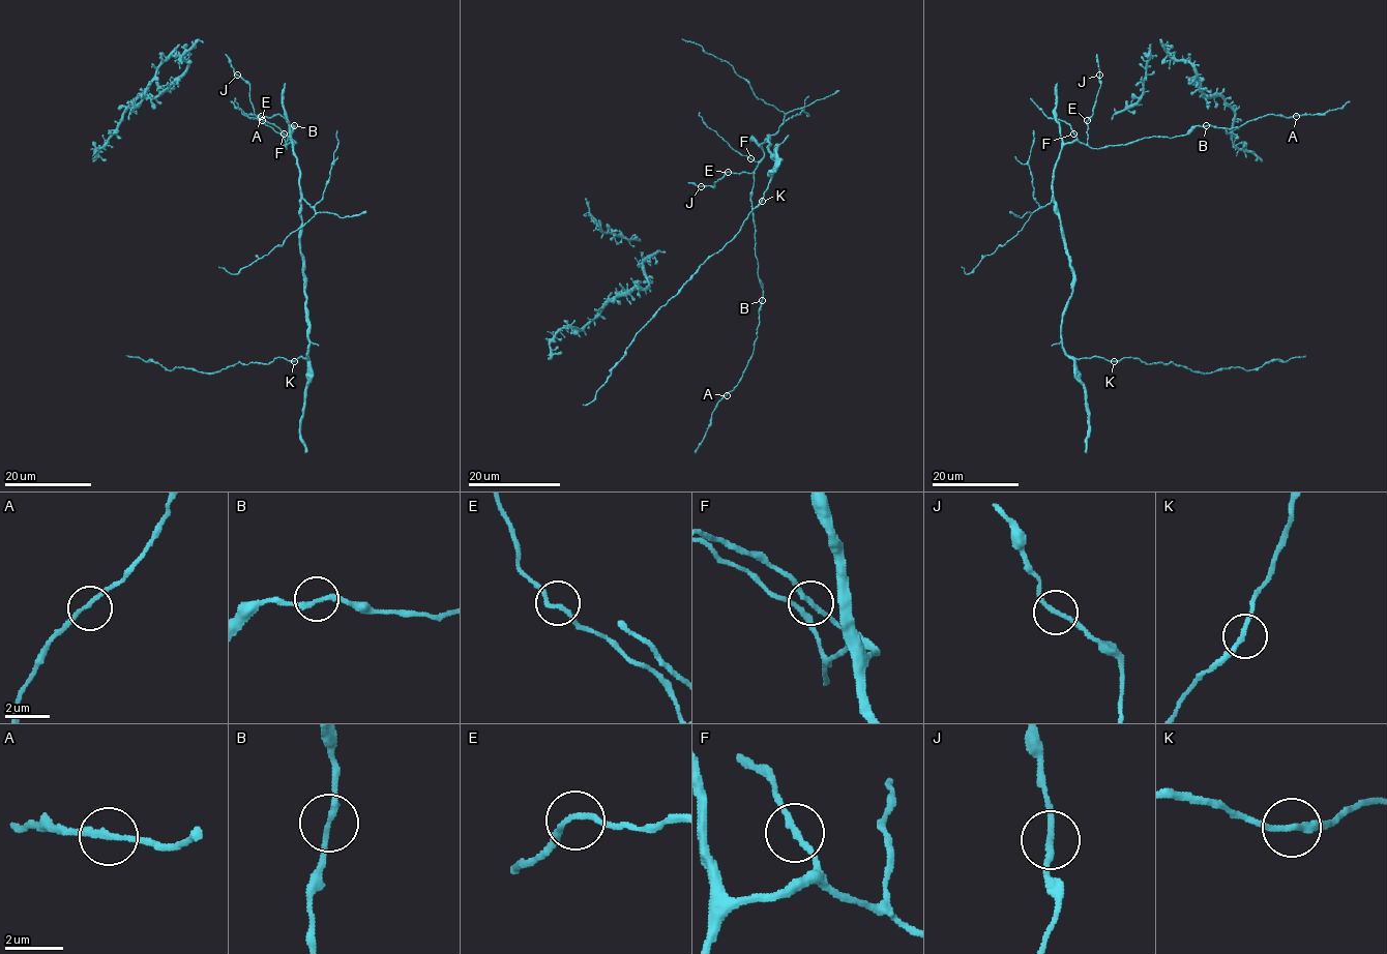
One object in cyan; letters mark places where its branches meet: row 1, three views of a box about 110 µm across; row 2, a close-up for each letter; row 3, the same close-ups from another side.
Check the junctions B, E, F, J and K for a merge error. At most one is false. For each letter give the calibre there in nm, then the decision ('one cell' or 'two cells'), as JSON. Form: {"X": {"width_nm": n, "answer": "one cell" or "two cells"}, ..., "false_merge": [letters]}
{"B": {"width_nm": 200, "answer": "one cell"}, "E": {"width_nm": 200, "answer": "one cell"}, "F": {"width_nm": 200, "answer": "one cell"}, "J": {"width_nm": 200, "answer": "one cell"}, "K": {"width_nm": 220, "answer": "one cell"}, "false_merge": []}

